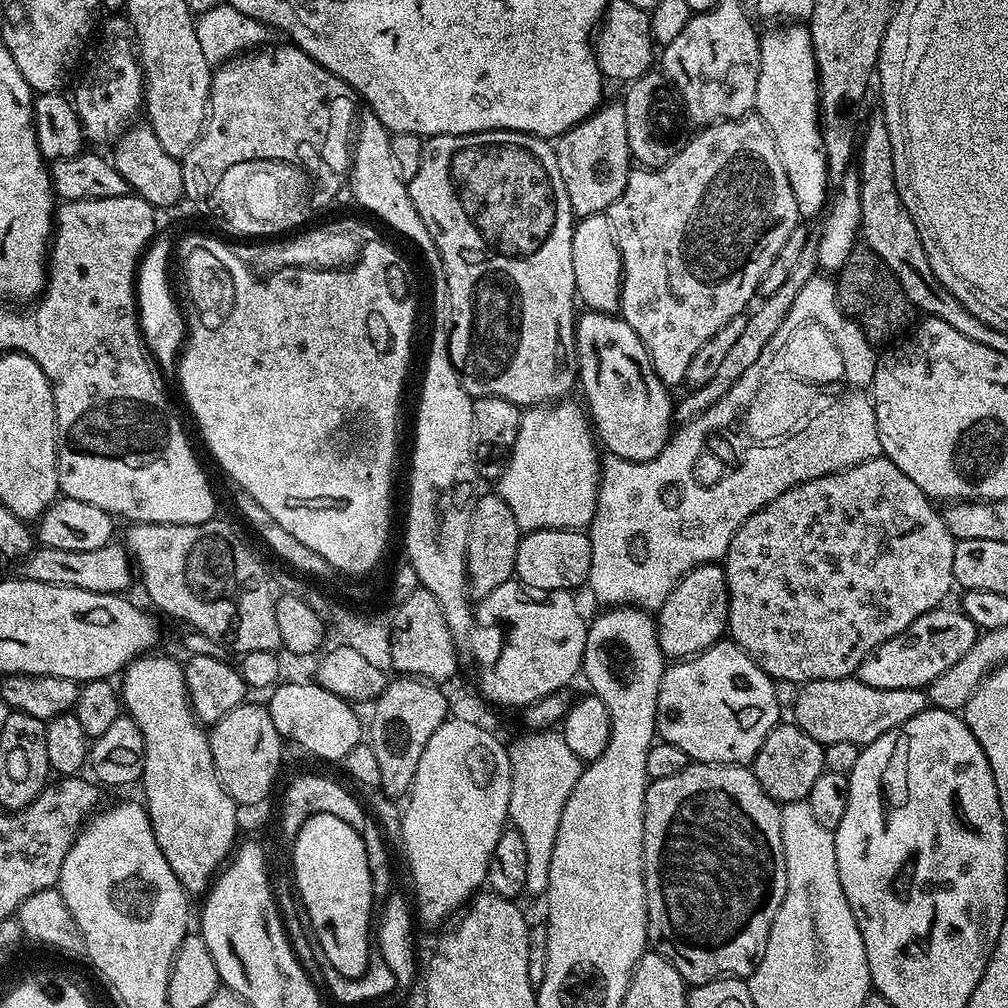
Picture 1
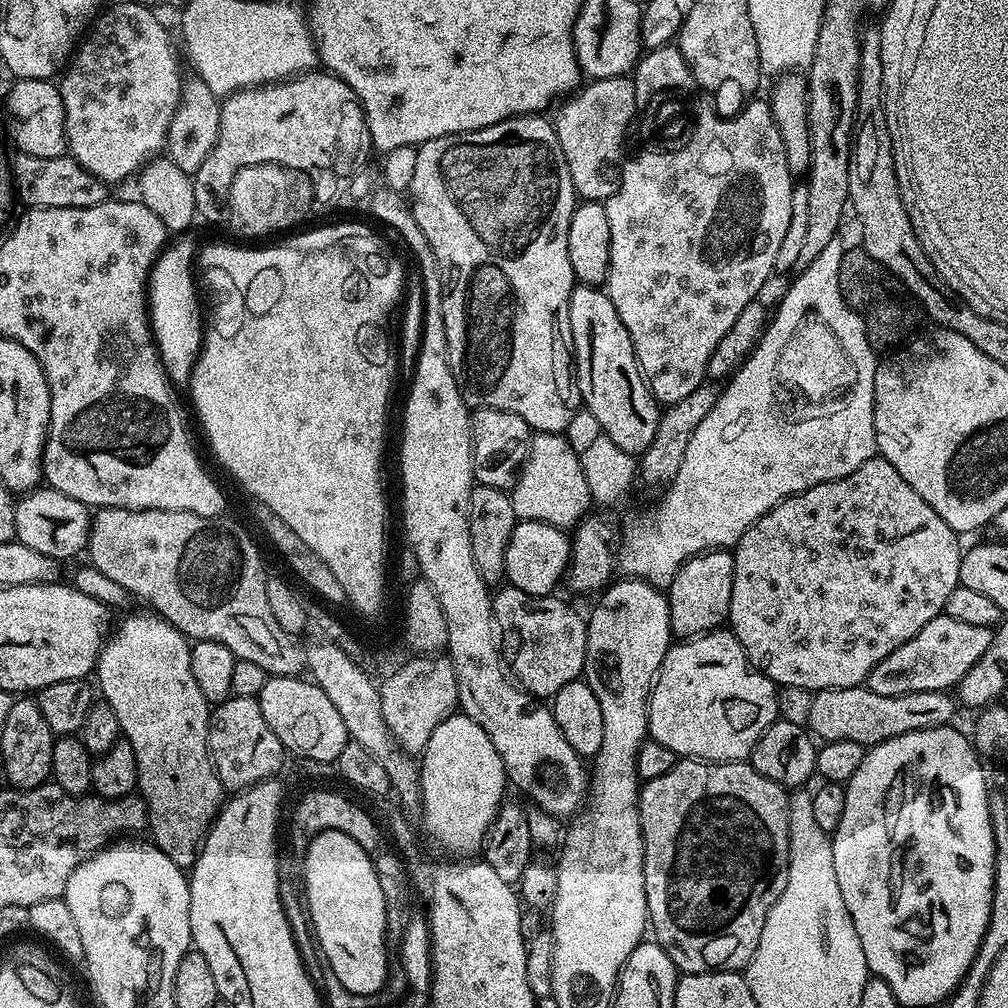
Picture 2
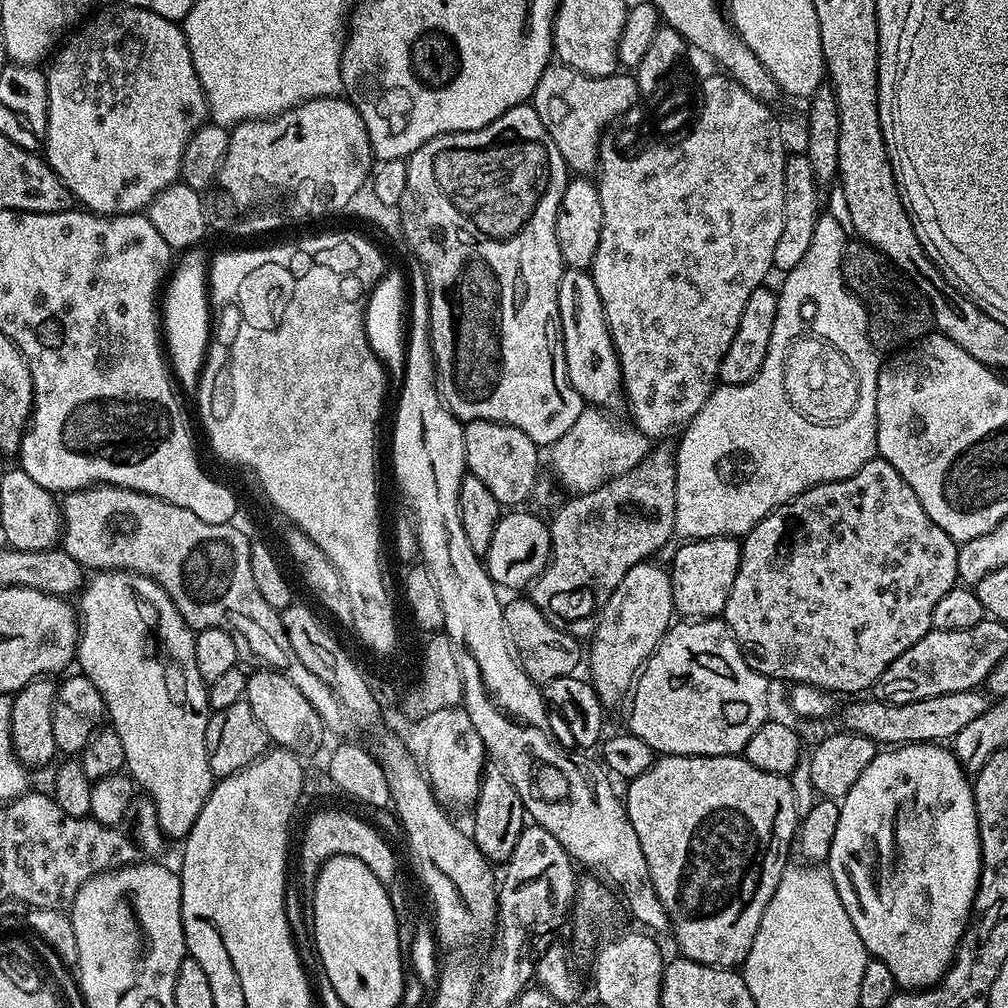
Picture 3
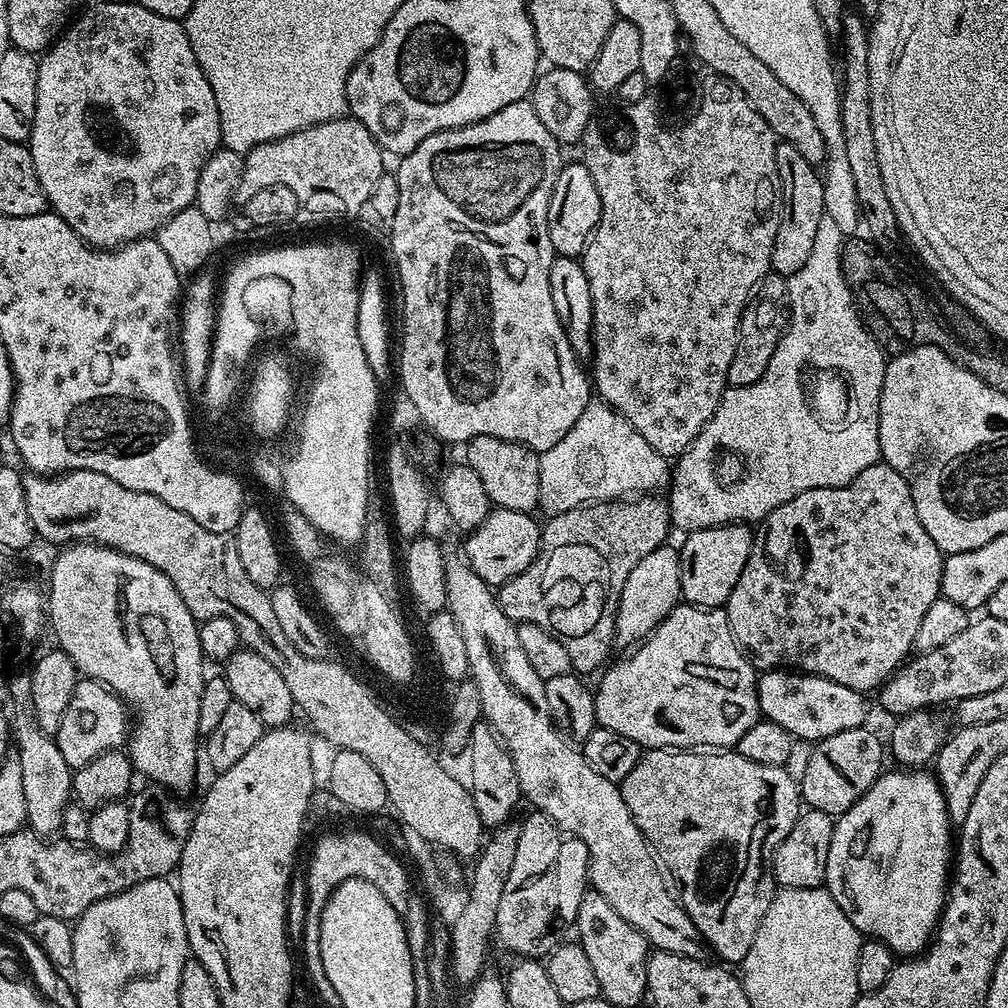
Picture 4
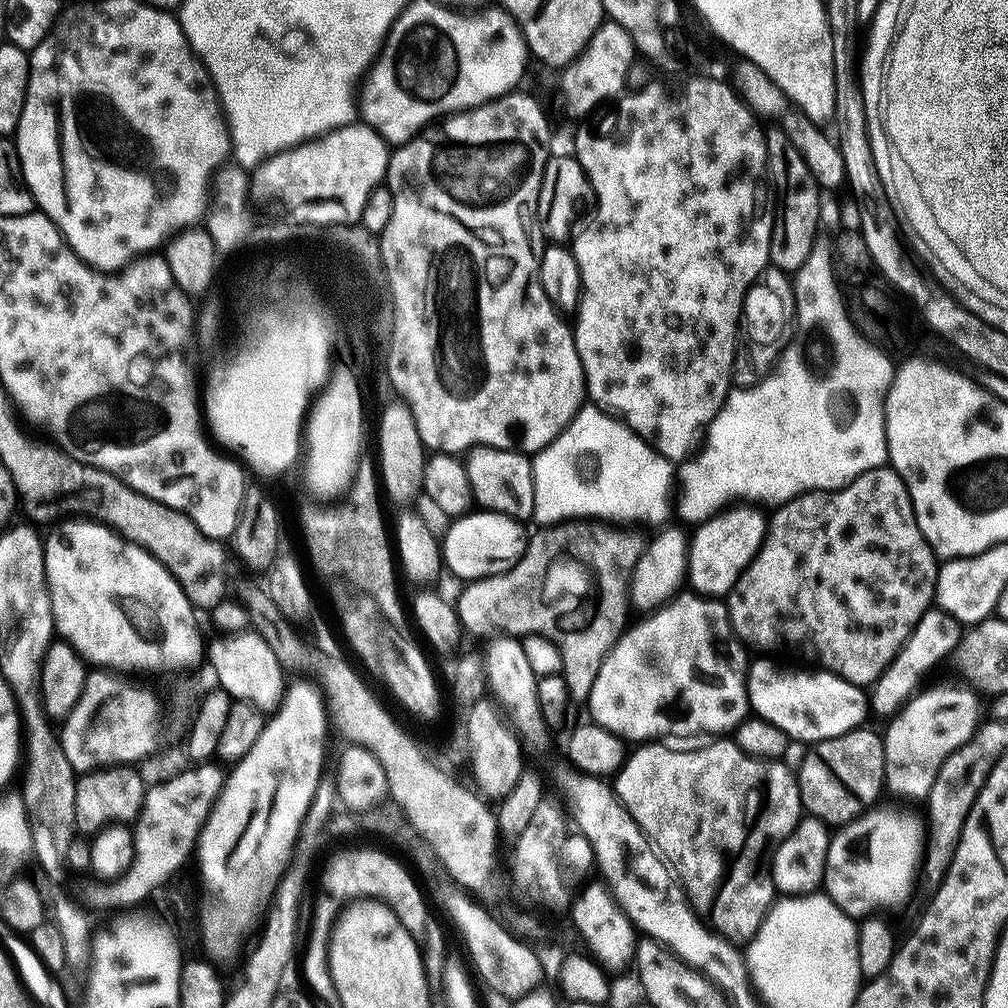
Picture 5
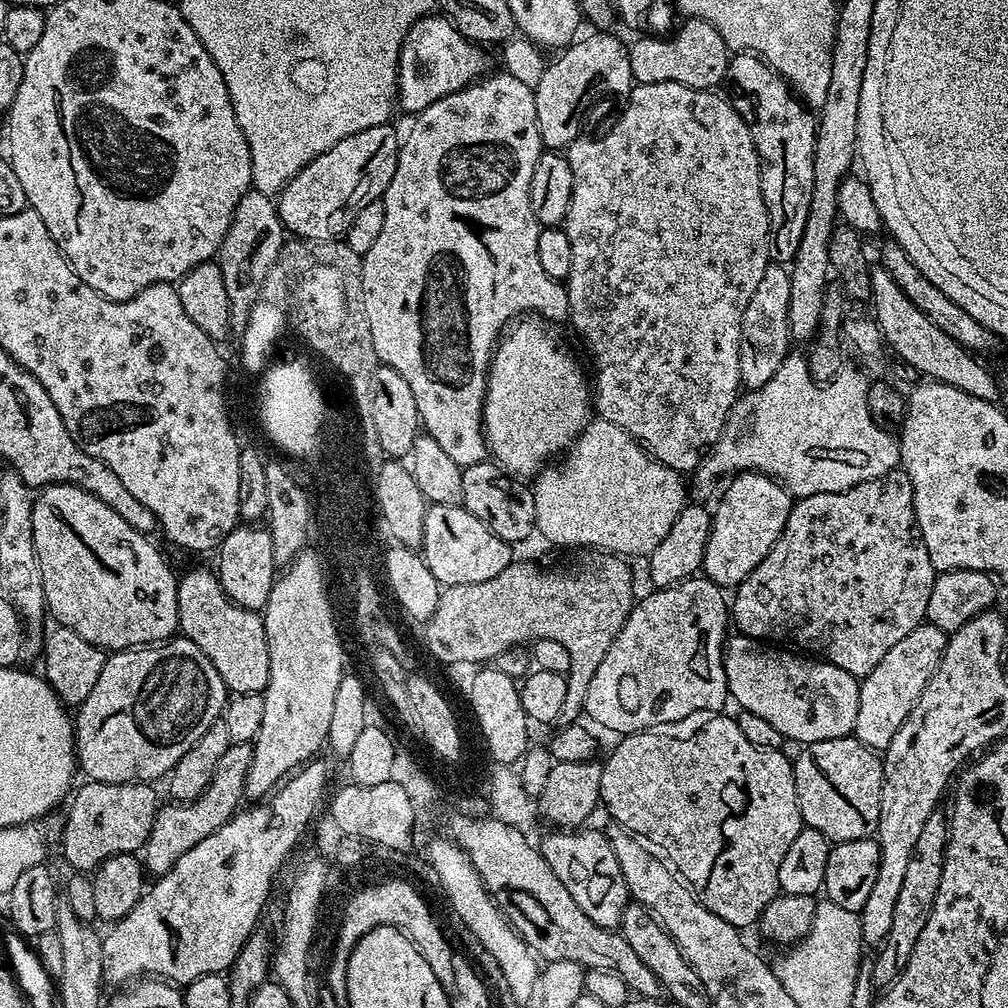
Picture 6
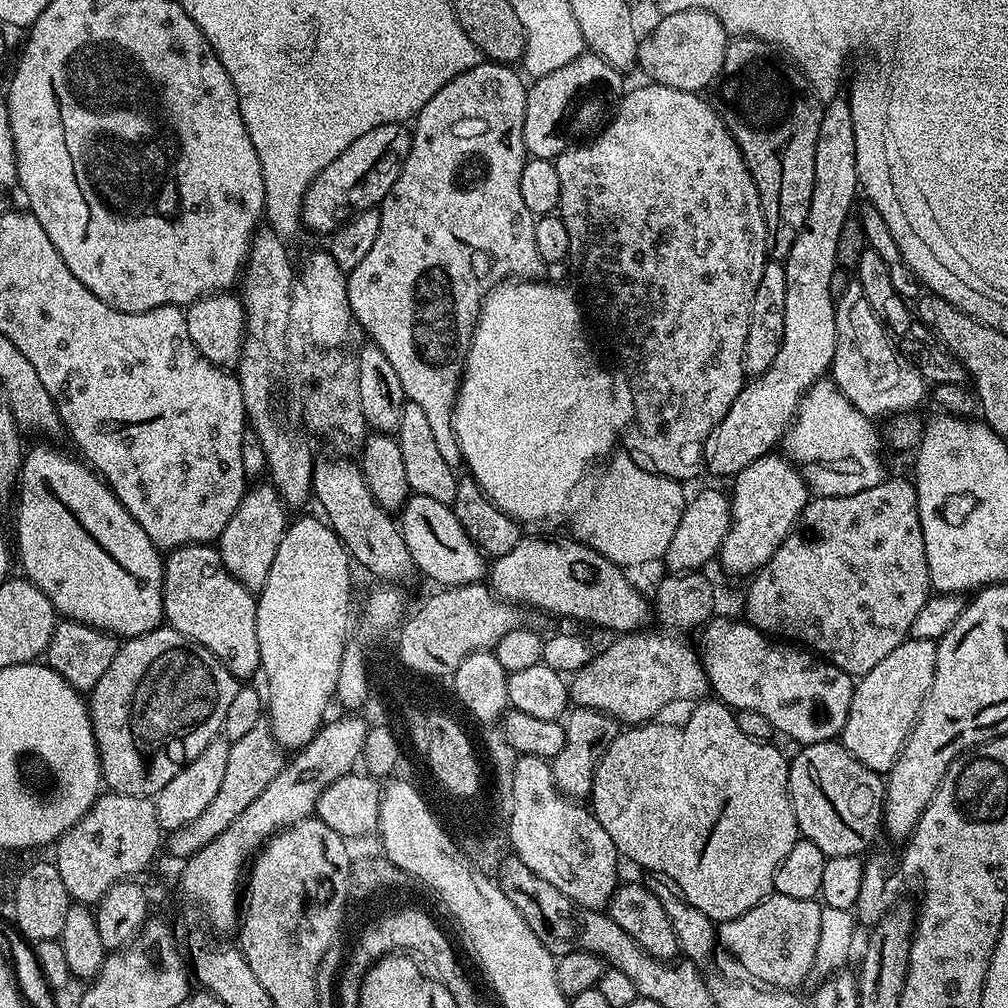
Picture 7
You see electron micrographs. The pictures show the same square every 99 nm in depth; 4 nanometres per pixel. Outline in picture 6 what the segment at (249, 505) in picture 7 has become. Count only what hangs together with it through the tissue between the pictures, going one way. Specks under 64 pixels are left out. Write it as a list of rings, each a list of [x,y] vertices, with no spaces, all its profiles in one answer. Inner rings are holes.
[[[252,524],[239,525],[224,537],[216,555],[216,573],[227,596],[243,608],[263,611],[276,581],[275,552],[268,530]]]

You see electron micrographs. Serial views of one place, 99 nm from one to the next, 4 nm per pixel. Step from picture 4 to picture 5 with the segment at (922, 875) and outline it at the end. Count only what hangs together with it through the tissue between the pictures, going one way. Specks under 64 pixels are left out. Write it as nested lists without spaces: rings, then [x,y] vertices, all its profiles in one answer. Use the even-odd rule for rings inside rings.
[[[877,807],[843,825],[828,841],[828,865],[824,871],[823,891],[846,915],[868,918],[879,908],[892,908],[912,892],[918,876],[925,829],[912,816],[895,816]]]

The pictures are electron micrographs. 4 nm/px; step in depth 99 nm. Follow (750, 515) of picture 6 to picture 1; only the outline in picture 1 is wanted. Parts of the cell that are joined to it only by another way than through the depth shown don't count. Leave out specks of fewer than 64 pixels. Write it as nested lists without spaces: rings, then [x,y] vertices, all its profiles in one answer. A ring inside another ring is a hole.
[[[719,563],[703,564],[674,586],[655,617],[660,649],[668,658],[687,658],[704,652],[725,635],[728,627],[728,583]]]

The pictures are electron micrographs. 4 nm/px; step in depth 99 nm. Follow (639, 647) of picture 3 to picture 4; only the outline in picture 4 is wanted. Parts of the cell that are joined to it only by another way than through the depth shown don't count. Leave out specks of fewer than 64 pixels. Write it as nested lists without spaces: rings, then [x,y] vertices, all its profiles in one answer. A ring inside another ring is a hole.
[[[675,547],[655,548],[646,558],[630,570],[626,582],[620,586],[620,594],[614,604],[616,617],[615,639],[632,646],[641,638],[647,637],[662,623],[673,608],[677,607],[680,595],[680,557]],[[640,636],[640,637],[639,637]],[[637,639],[637,640],[636,640]],[[636,640],[636,641],[635,641]]]

